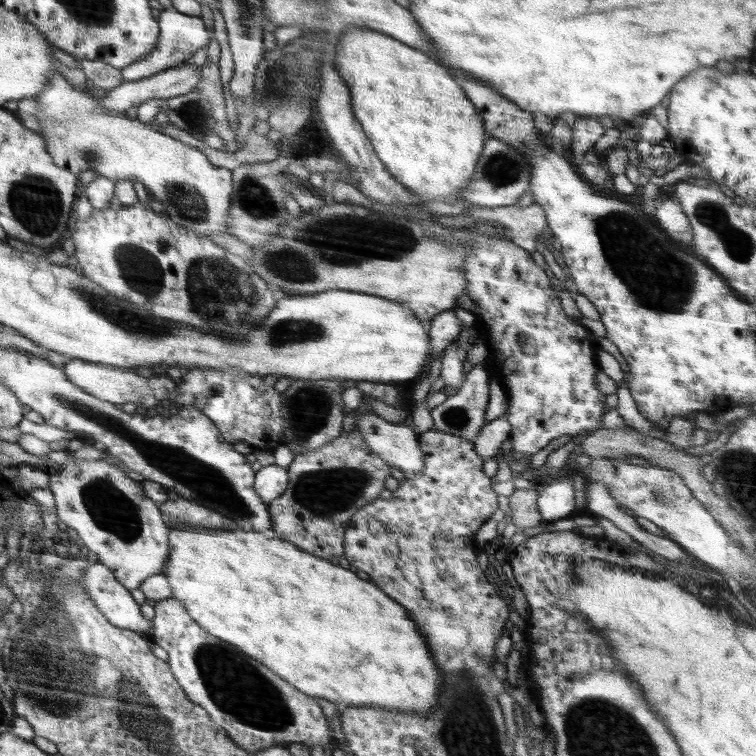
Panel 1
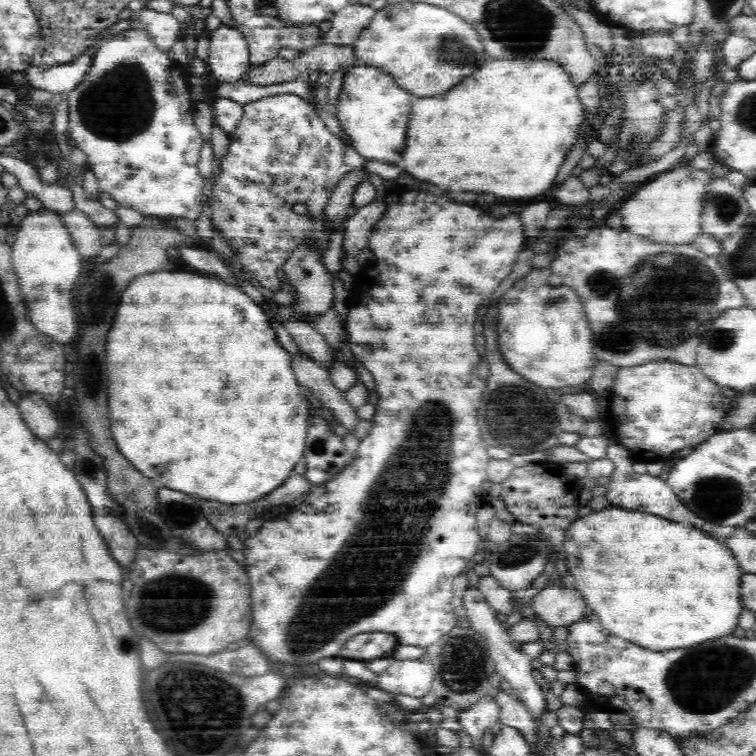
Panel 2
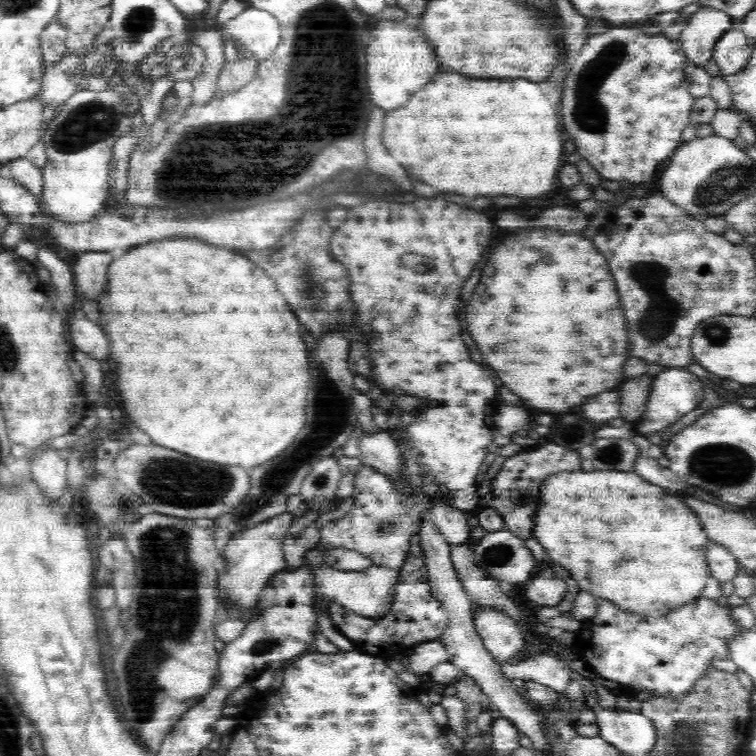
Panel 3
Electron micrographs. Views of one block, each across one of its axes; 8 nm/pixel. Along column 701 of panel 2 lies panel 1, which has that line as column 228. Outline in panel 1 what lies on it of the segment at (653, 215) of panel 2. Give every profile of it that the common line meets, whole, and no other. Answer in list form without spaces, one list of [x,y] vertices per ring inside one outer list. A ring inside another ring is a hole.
[[[60,73],[52,76],[44,91],[35,96],[34,100],[40,106],[40,114],[36,116],[42,126],[40,134],[44,136],[47,150],[60,168],[66,168],[77,175],[90,169],[110,180],[138,180],[150,195],[162,203],[172,222],[180,228],[206,236],[216,232],[228,233],[228,212],[232,200],[230,169],[214,166],[198,148],[161,133],[156,127],[142,124],[140,114],[136,119],[130,119],[127,113],[102,111],[97,106],[99,99],[92,96],[92,92],[87,92],[87,88],[83,90],[74,87]]]

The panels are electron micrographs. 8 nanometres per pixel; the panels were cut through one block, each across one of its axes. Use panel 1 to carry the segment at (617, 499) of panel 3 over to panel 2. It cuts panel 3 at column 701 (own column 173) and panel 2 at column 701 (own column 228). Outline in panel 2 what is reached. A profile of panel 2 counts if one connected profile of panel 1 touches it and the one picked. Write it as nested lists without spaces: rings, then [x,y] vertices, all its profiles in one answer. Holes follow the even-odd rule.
[[[614,506],[600,512],[592,512],[584,518],[576,518],[565,532],[565,541],[562,547],[566,552],[566,558],[568,558],[567,570],[576,580],[576,590],[584,596],[586,604],[602,620],[602,627],[614,636],[620,636],[620,638],[633,642],[642,648],[647,648],[652,652],[662,652],[664,650],[674,650],[674,648],[686,648],[686,646],[716,640],[722,638],[722,636],[732,636],[732,634],[737,634],[736,632],[740,631],[738,618],[740,618],[740,614],[744,610],[740,578],[742,578],[744,572],[738,564],[738,559],[734,557],[734,553],[722,540],[714,538],[712,534],[688,525],[674,523],[660,516],[636,512],[636,510],[620,509]]]

